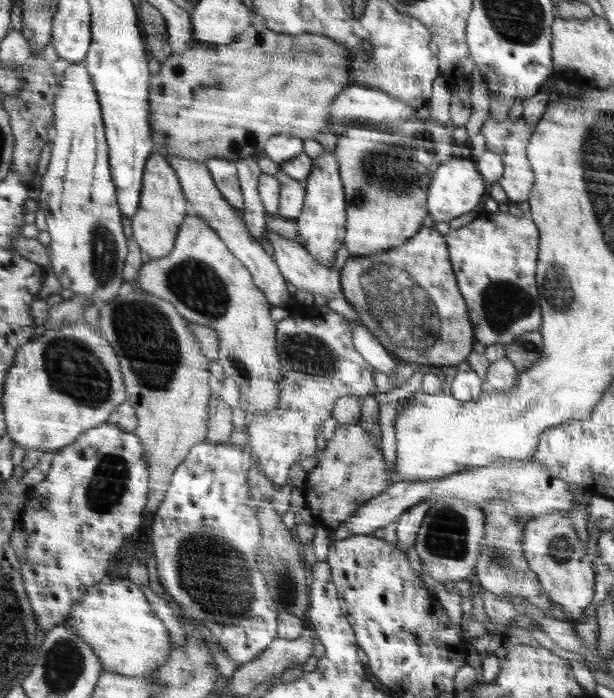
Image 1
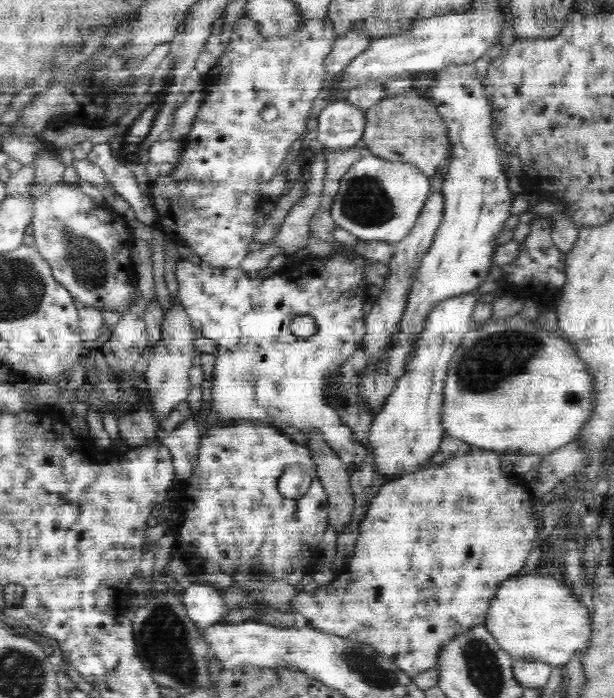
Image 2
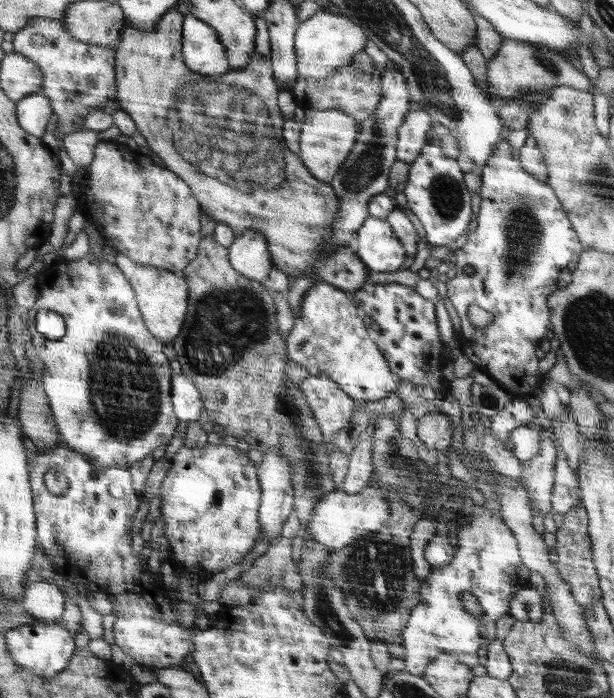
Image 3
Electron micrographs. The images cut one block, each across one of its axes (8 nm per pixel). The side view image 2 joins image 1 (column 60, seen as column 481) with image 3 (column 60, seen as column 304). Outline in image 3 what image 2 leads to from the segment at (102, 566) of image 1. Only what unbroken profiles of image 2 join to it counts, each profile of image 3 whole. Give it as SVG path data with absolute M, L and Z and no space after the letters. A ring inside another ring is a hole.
M39 581L25 588L24 600L20 603L24 610L40 623L60 623L60 618L68 599L54 583Z

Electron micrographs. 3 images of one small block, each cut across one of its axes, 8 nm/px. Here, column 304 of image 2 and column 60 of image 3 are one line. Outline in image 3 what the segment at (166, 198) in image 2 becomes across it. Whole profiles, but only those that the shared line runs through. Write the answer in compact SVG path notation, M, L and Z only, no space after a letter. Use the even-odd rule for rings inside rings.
M36 18L30 20L27 27L14 33L14 53L30 57L43 72L42 90L51 100L53 112L58 116L57 126L62 136L83 128L83 120L91 112L105 110L106 100L116 92L118 73L115 68L114 46L98 46L74 38L62 24L62 19Z

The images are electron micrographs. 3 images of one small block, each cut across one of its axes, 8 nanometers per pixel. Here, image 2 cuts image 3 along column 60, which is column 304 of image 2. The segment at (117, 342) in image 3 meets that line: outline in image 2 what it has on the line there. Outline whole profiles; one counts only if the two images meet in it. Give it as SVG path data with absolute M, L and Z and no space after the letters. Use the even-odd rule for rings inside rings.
M358 239L356 244L334 244L334 250L328 257L316 259L312 262L309 277L295 279L288 272L276 273L271 277L256 277L250 279L248 272L239 266L236 268L210 266L194 266L190 262L178 262L175 266L175 275L178 281L178 292L181 305L188 313L194 328L195 336L211 338L217 342L216 365L214 366L212 382L212 400L204 404L202 410L193 414L172 432L162 429L157 434L157 441L164 445L171 454L175 466L175 476L179 480L186 480L192 476L196 468L196 456L200 450L200 437L205 428L205 422L210 421L252 421L260 425L272 426L278 430L296 428L298 432L312 435L315 431L328 446L343 460L350 472L356 470L364 461L368 461L369 453L355 439L352 433L339 418L336 410L328 405L325 400L327 379L335 376L346 360L351 359L360 348L366 334L364 317L364 303L369 295L366 293L368 282L364 280L364 262L379 262L388 265L394 252L394 244L384 242L363 241ZM345 247L358 256L355 262L344 258L338 248ZM309 314L315 322L316 332L308 338L298 337L292 333L290 324L296 316Z

